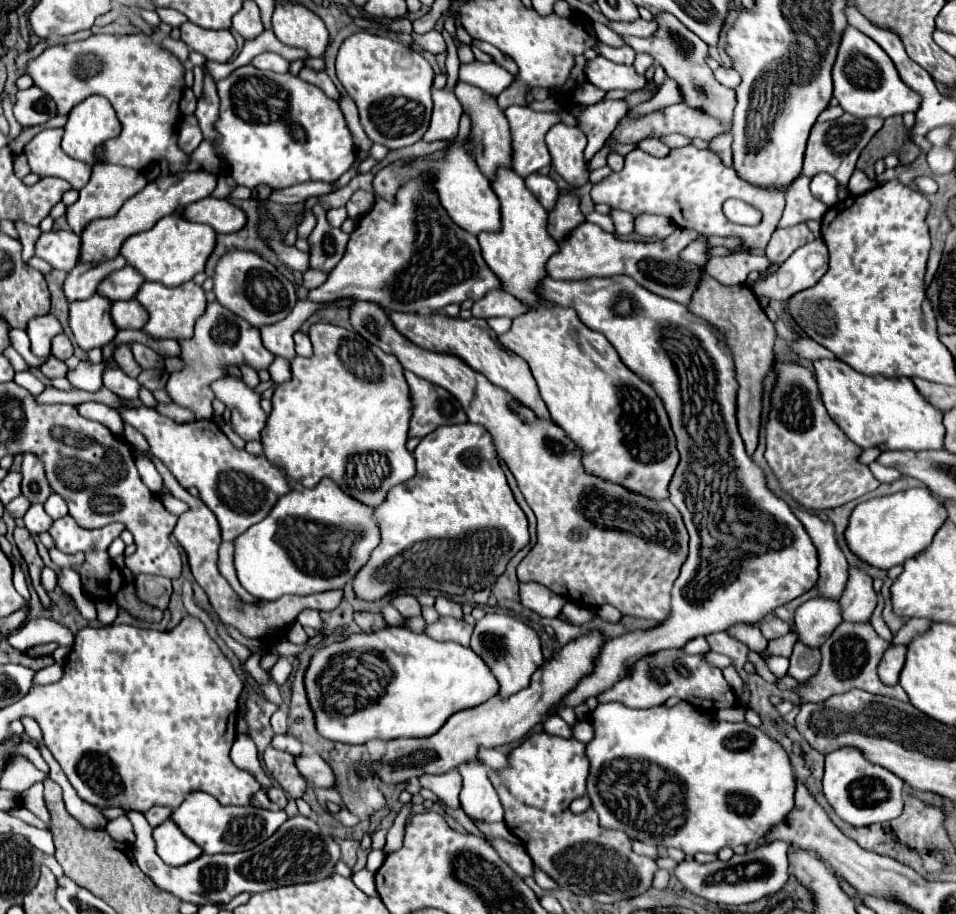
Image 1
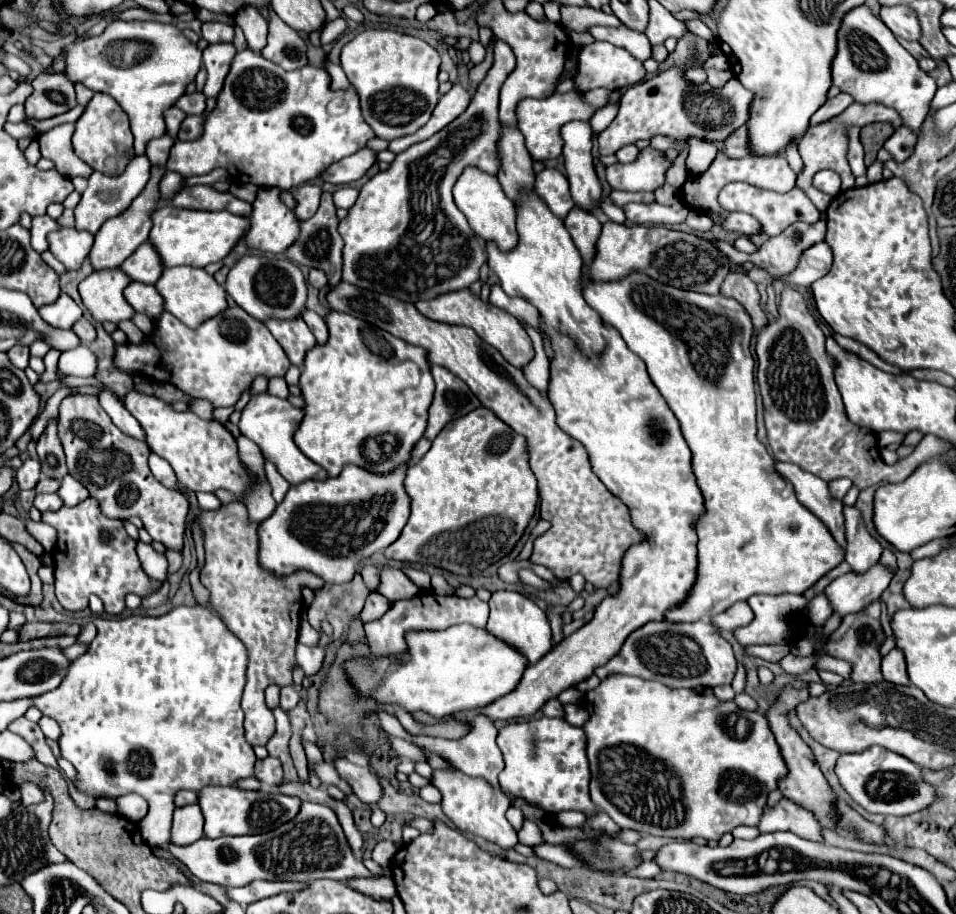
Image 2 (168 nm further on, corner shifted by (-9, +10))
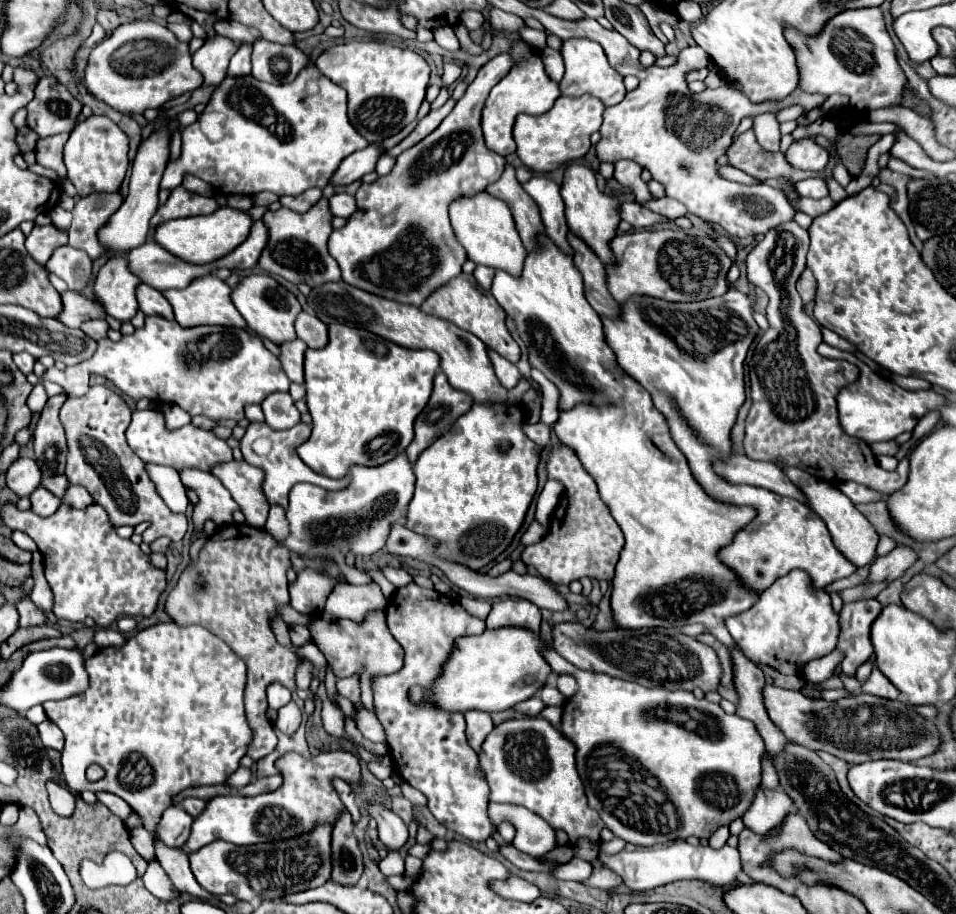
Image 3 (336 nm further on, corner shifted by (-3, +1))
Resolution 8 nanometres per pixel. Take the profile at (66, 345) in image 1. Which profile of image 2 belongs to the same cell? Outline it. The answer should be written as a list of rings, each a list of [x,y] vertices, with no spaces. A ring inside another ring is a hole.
[[[85,318],[77,320],[71,330],[77,334],[77,338],[81,340],[81,344],[85,344],[85,346],[95,340],[95,328],[93,328],[93,324],[91,324],[89,320],[85,320]]]

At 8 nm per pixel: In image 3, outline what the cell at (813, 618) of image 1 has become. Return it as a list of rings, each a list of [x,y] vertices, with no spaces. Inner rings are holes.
[[[899,545],[891,553],[877,557],[877,561],[871,565],[871,575],[869,583],[879,583],[879,581],[895,581],[899,579],[913,563],[917,561],[917,551],[911,547]]]

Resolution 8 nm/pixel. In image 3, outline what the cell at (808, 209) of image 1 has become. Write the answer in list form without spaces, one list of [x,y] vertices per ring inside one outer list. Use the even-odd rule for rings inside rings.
[[[761,113],[753,117],[753,131],[757,135],[757,141],[767,149],[767,151],[779,151],[779,123],[773,113]]]

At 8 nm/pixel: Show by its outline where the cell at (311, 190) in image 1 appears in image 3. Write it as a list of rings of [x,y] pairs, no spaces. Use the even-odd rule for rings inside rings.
[[[369,143],[365,149],[351,153],[335,171],[331,185],[349,185],[361,179],[365,173],[371,173],[381,155],[383,155],[383,147],[379,143]]]

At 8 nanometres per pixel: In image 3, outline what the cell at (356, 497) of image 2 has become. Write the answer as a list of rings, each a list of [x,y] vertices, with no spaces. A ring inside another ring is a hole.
[[[399,455],[393,461],[381,465],[381,467],[361,467],[353,465],[349,471],[351,483],[343,491],[325,491],[317,485],[309,483],[299,483],[291,489],[289,495],[289,509],[287,509],[287,519],[291,533],[285,541],[285,547],[299,553],[299,555],[309,555],[309,557],[321,557],[321,559],[333,559],[337,553],[347,555],[353,551],[355,555],[373,555],[379,549],[385,547],[385,539],[389,533],[389,527],[393,521],[401,521],[409,501],[413,499],[413,485],[415,485],[415,473],[413,467],[407,459],[407,455]]]

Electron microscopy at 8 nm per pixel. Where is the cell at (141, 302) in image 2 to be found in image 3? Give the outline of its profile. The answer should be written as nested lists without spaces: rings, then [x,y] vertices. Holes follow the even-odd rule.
[[[141,283],[137,287],[137,299],[139,299],[139,309],[145,315],[161,315],[165,319],[173,319],[173,307],[159,289]]]

